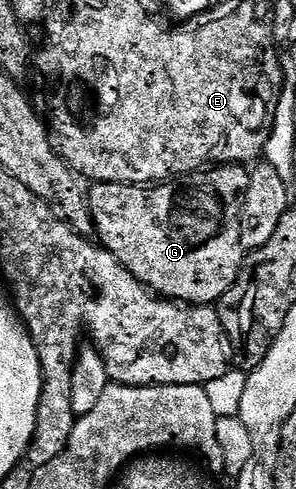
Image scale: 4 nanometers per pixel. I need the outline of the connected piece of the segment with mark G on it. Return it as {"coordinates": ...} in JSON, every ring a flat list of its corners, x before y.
{"coordinates":[[220,164,219,166,209,167,207,170,191,173,177,179,175,183,157,182,151,186,141,186,139,184,101,184,96,182,88,190,88,208,92,211,95,235,100,235,99,243,107,248,110,254,114,254,114,258,122,266,126,266,126,270,130,270,130,274,134,274,134,278,138,278,138,282,145,284,161,298,179,300,181,304,207,304,212,306,224,297,226,290,230,290,230,286,234,286,240,268,244,264,246,250,242,247,240,206,249,186,250,171,245,165]]}

